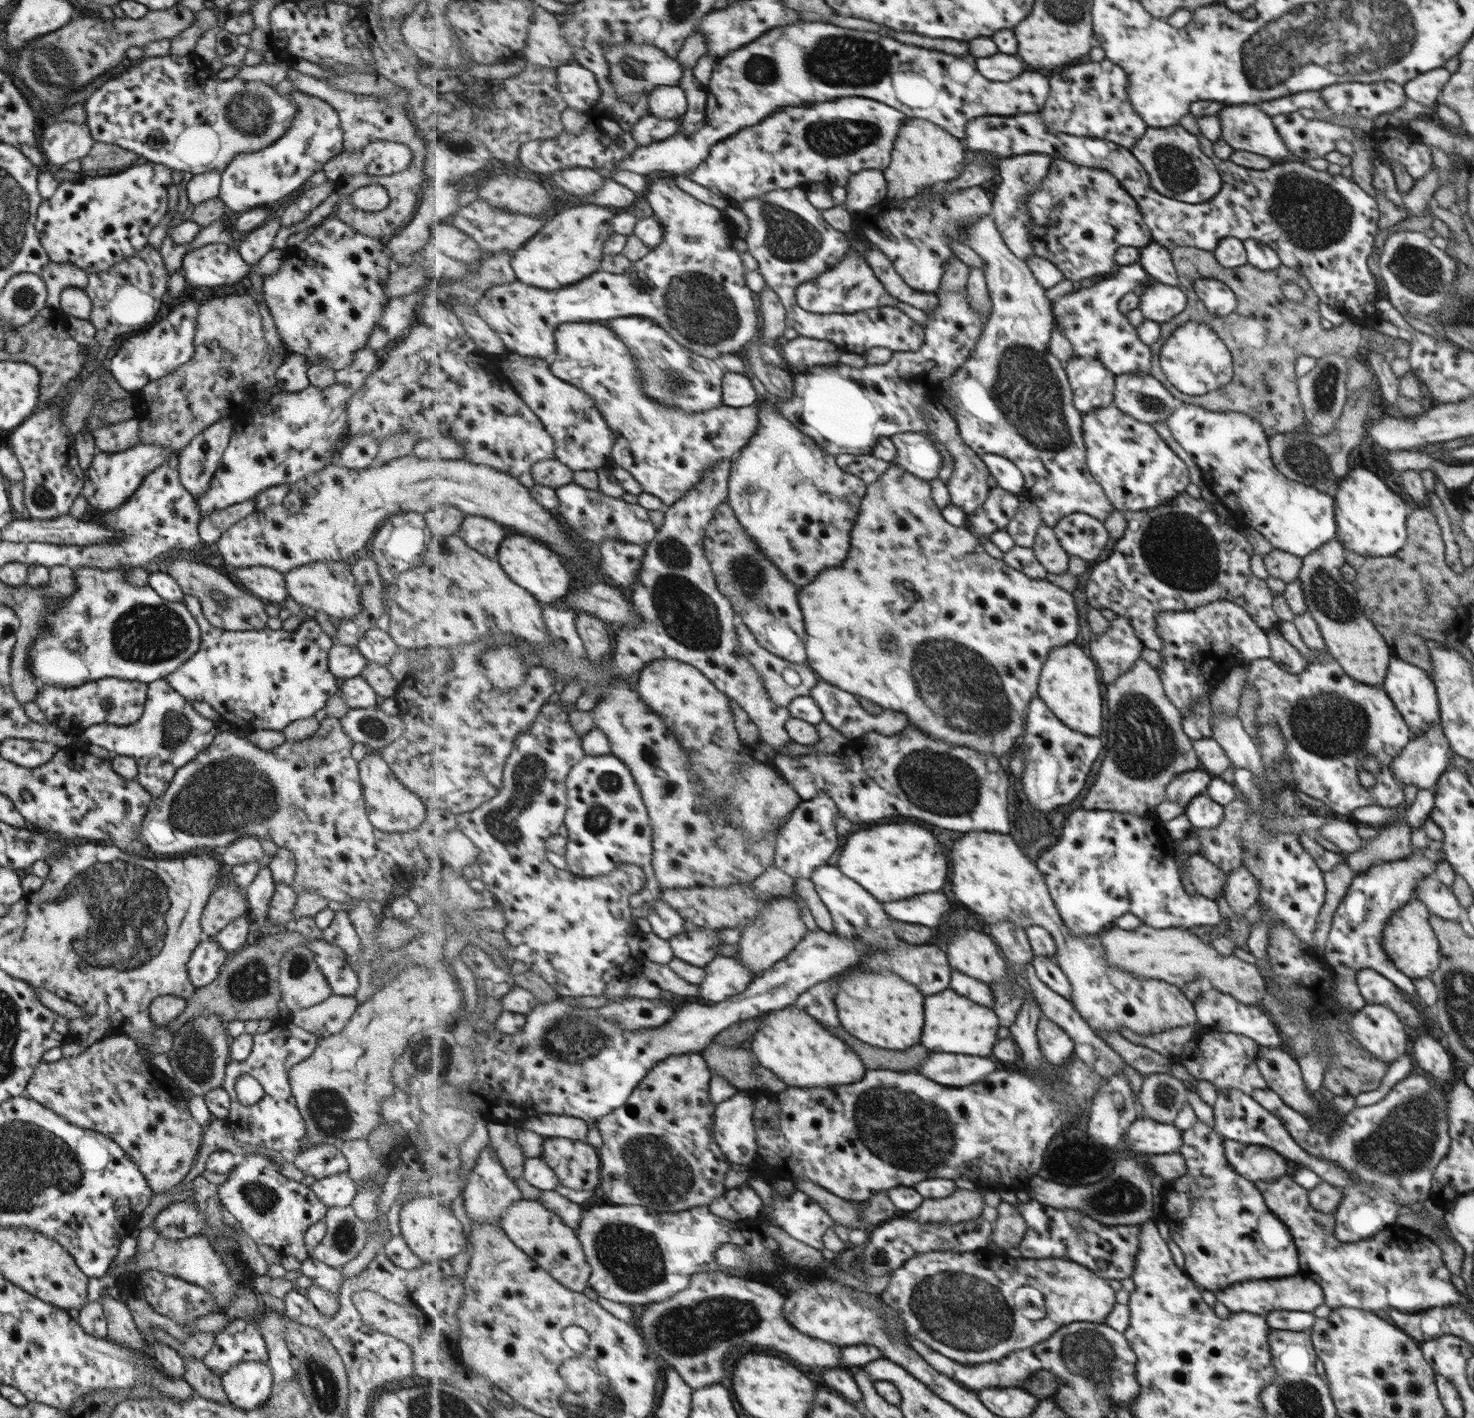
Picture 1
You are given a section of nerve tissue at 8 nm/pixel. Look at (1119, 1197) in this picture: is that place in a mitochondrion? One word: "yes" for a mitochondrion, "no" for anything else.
yes

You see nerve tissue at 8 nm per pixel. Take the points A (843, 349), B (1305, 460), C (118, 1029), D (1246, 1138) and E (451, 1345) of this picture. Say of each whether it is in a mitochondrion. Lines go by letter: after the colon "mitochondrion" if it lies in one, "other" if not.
A: other
B: mitochondrion
C: other
D: other
E: other

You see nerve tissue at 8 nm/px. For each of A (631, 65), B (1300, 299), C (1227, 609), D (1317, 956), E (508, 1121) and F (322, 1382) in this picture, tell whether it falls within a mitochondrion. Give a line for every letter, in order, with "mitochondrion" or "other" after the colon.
A: mitochondrion
B: other
C: other
D: other
E: other
F: mitochondrion

